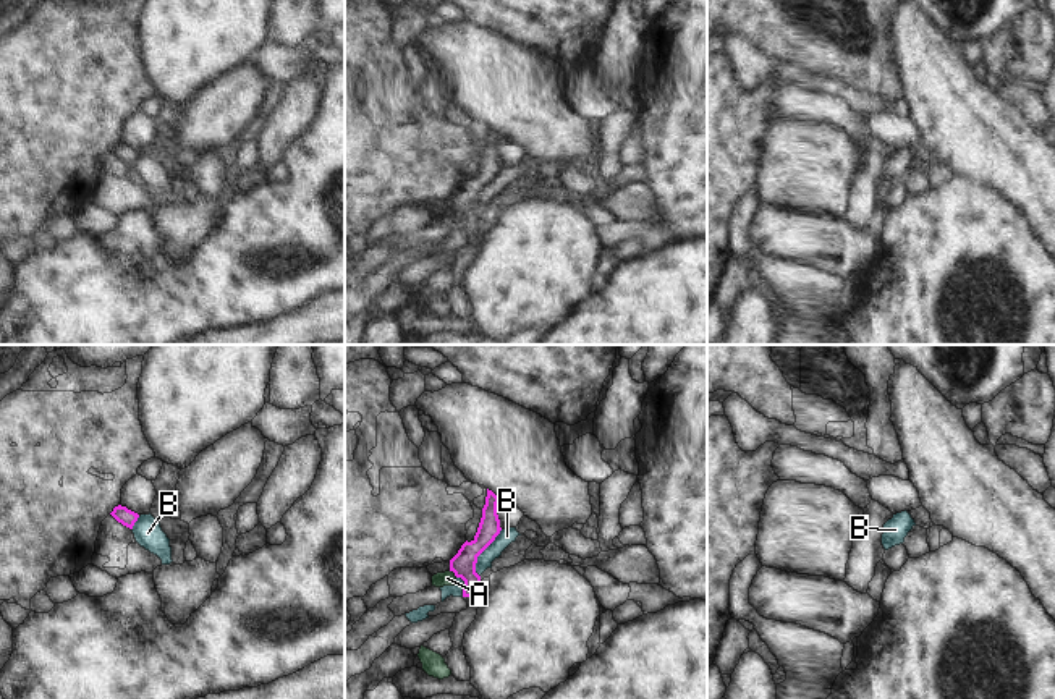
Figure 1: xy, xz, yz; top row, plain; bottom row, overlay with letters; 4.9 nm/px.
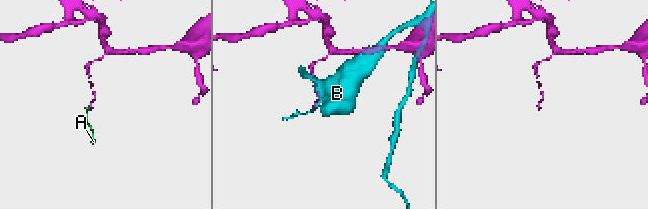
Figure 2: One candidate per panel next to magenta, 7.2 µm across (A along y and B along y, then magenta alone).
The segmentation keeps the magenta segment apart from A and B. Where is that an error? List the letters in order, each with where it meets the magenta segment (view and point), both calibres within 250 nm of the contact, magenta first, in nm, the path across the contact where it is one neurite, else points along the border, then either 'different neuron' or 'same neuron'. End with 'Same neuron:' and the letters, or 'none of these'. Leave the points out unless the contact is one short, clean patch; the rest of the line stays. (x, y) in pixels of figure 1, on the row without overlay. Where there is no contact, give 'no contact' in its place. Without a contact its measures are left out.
A: meets magenta in xz at (453, 209); 120 nm thick on the magenta side, 70 nm on the other; border along xz (450, 207), (457, 214); different neuron
B: meets magenta in xz at (481, 190); 120 nm thick on the magenta side, 80 nm on the other; border along xz (502, 167), (478, 194), (476, 211), (479, 214); different neuron
Same neuron: none of these

